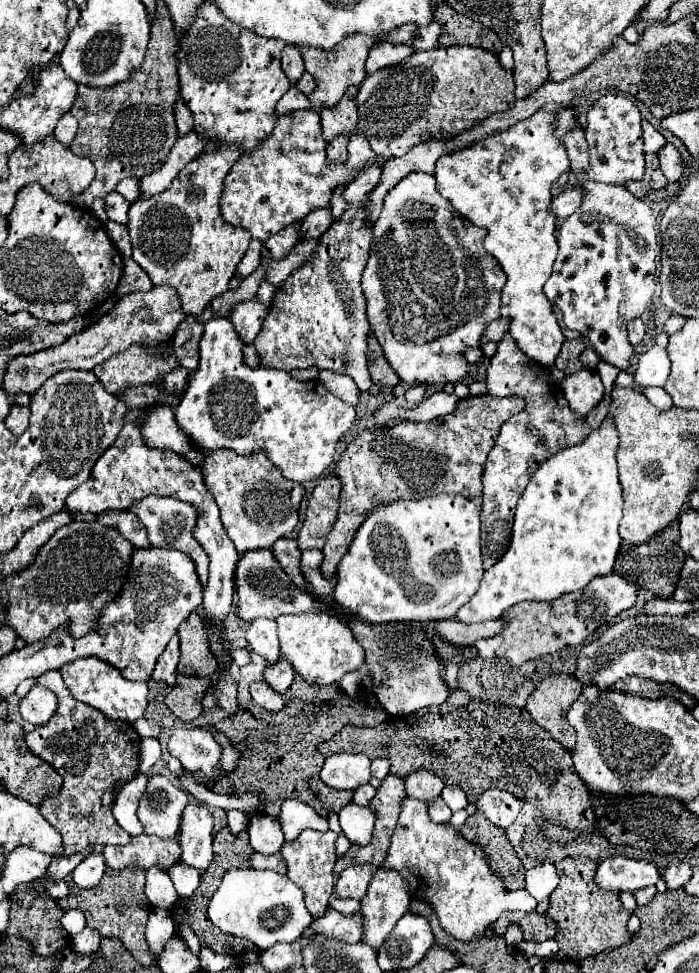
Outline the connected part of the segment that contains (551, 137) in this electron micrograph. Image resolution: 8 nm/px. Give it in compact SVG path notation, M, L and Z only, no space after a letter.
M559 107L557 111L549 111L549 109L541 109L541 111L537 111L535 115L527 117L525 121L519 121L519 123L511 125L511 127L509 127L507 131L501 131L501 133L495 133L493 137L487 137L487 139L479 141L475 143L475 145L467 147L467 149L461 149L461 151L455 151L455 153L451 153L451 155L444 155L439 159L439 161L437 161L437 165L435 165L435 179L437 179L437 187L439 187L439 193L441 193L441 195L443 195L443 197L445 197L445 199L447 199L447 201L449 201L449 203L453 205L453 209L455 209L455 211L457 211L457 213L459 213L461 217L465 217L465 219L469 219L469 221L471 221L473 225L481 225L481 227L485 227L485 229L489 231L489 233L487 233L487 237L485 237L485 241L483 241L483 245L485 245L485 249L487 249L487 251L489 251L489 253L491 253L491 255L493 255L493 257L495 257L495 259L499 261L499 265L503 267L503 271L505 271L505 275L507 275L507 283L505 283L505 287L503 287L503 291L501 291L501 301L503 301L503 303L501 303L501 315L503 315L503 317L509 317L509 319L511 319L511 327L509 327L509 333L513 335L513 339L515 339L517 347L519 347L519 349L521 349L521 351L523 351L523 353L525 353L525 355L527 355L529 359L533 359L533 361L537 361L537 363L541 363L541 365L551 365L551 363L555 361L555 357L559 355L559 351L561 351L561 345L563 345L563 341L565 341L566 337L572 335L570 331L575 331L567 329L567 327L565 327L561 311L555 312L560 310L558 307L553 306L553 309L551 309L551 303L549 303L549 301L547 301L547 297L543 295L543 285L545 285L545 281L549 279L549 275L551 275L551 267L553 267L553 263L555 263L555 257L557 257L557 239L555 239L555 217L553 217L553 215L549 213L549 203L551 203L551 185L553 185L553 183L555 183L555 181L557 181L557 179L559 179L559 177L563 175L563 173L567 173L567 171L569 171L569 159L567 159L567 151L565 151L565 143L563 143L563 135L567 135L567 133L569 133L569 131L571 131L573 127L581 127L581 121L579 121L579 117L581 117L581 107Z

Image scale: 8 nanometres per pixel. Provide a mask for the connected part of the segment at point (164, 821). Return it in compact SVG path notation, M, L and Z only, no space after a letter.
M155 775L149 779L141 797L137 817L147 835L173 839L179 833L181 813L189 803L189 795L173 785L167 777Z

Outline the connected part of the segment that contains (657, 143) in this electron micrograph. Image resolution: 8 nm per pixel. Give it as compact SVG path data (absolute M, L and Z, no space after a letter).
M643 121L643 139L645 139L645 145L643 145L645 153L655 153L667 143L665 137L649 121Z

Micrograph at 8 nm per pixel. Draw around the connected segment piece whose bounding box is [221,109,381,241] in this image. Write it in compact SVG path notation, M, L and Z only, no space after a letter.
M313 109L281 115L265 143L231 167L221 197L223 219L247 229L255 239L265 241L285 225L303 219L313 209L327 207L335 187L353 181L367 161L381 163L371 151L367 137L361 133L349 137L349 161L345 165L329 165L325 159L325 147L327 143L319 127L319 117Z

